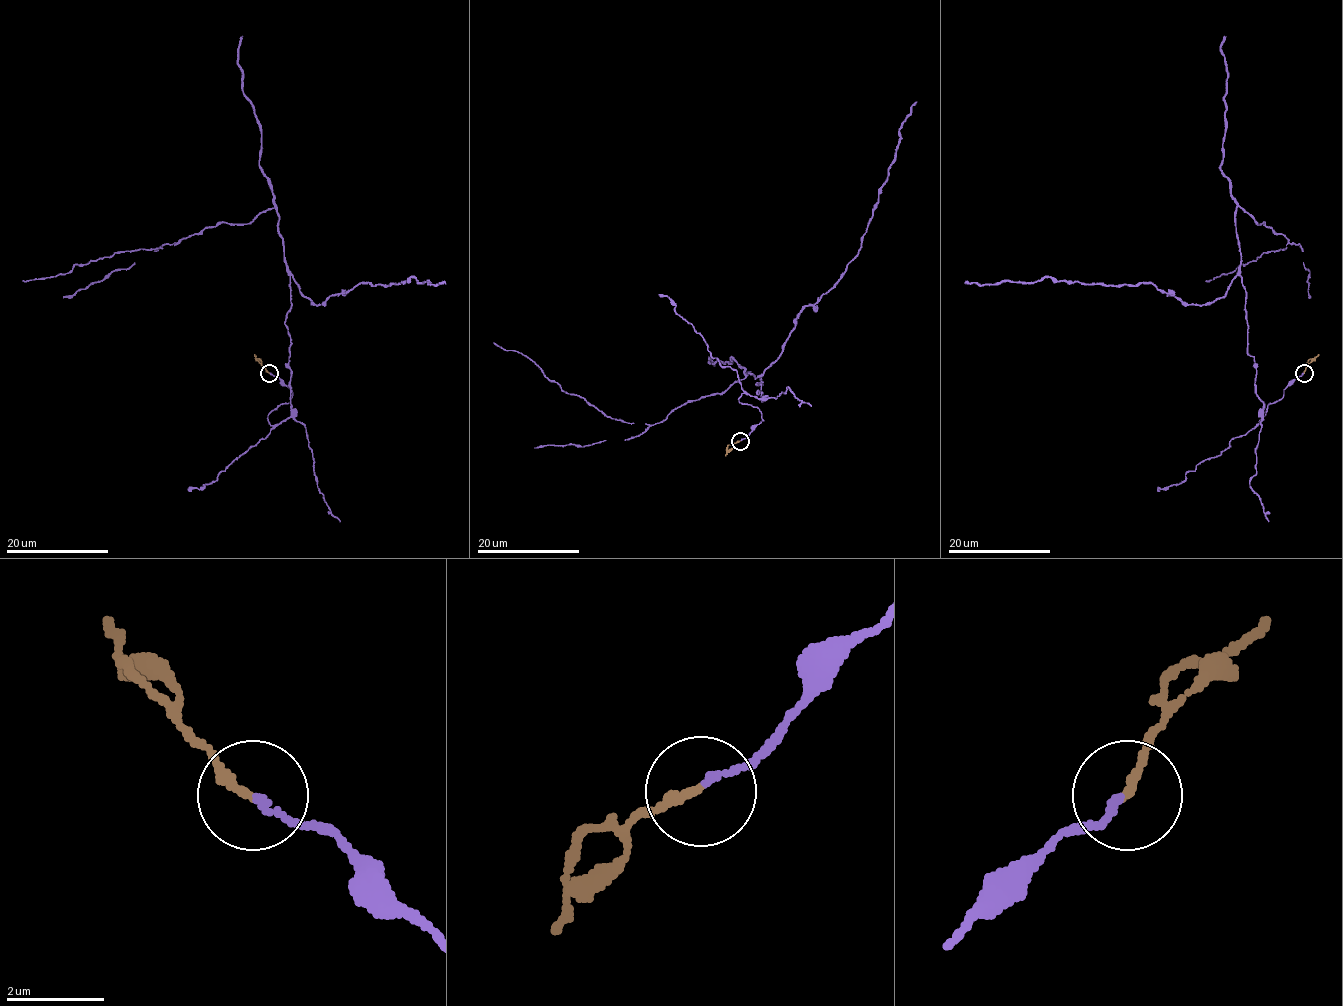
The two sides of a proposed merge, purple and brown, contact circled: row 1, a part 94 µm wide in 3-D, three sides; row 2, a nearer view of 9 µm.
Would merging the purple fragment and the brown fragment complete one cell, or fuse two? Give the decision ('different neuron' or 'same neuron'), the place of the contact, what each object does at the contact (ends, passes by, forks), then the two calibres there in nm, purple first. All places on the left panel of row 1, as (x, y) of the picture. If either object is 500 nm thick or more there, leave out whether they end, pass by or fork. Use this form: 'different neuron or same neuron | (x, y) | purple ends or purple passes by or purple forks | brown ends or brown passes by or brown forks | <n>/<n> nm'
same neuron | (269, 373) | purple ends | brown ends | 140/170 nm

